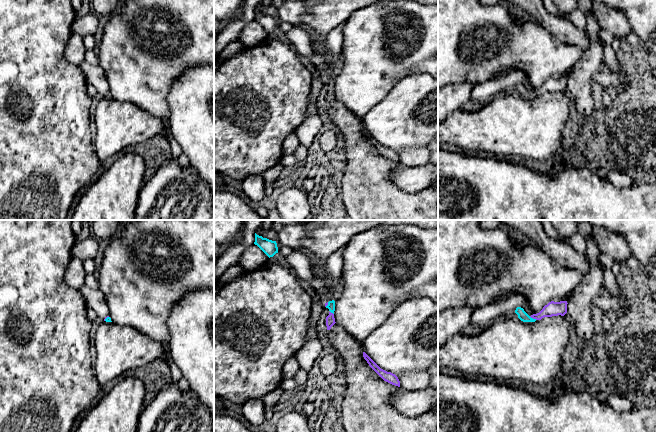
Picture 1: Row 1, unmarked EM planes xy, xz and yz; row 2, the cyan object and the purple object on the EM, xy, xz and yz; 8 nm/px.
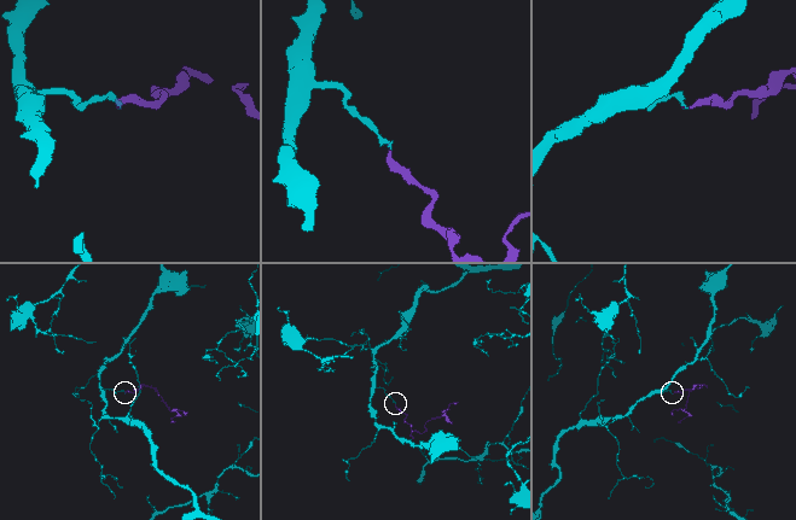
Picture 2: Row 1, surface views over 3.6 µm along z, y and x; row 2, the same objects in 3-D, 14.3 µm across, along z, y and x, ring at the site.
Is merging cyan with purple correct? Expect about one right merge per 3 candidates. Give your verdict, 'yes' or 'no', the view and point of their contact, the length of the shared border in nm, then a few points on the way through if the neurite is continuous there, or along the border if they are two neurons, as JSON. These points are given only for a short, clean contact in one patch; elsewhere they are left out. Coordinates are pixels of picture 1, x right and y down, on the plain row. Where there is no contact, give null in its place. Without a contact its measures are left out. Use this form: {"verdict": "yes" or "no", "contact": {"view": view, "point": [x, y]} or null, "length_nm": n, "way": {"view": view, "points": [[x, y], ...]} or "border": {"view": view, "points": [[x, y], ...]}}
{"verdict": "yes", "contact": {"view": "yz", "point": [532, 94]}, "length_nm": 70, "way": {"view": "yz", "points": [[522, 91], [526, 94], [532, 94], [552, 84]]}}

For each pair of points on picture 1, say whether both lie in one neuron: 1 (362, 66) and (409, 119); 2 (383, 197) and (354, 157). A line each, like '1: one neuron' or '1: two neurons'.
1: two neurons
2: one neuron

